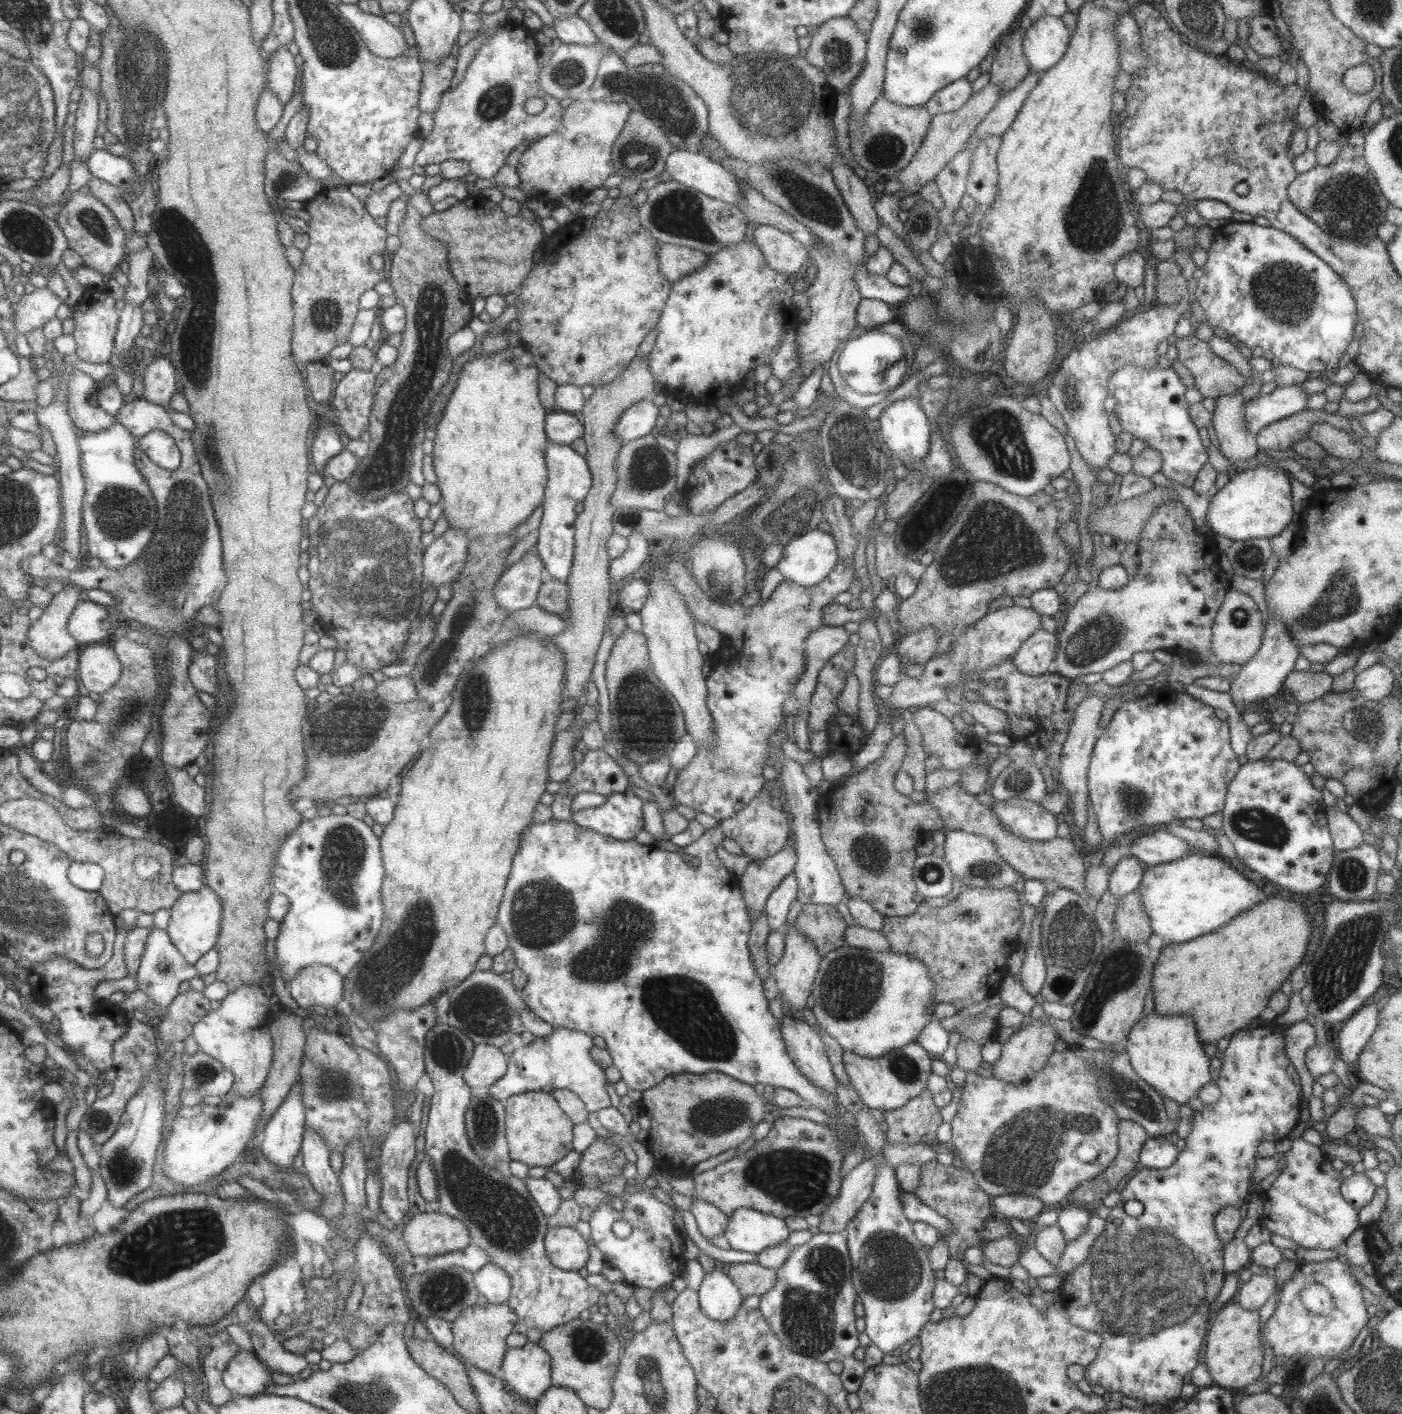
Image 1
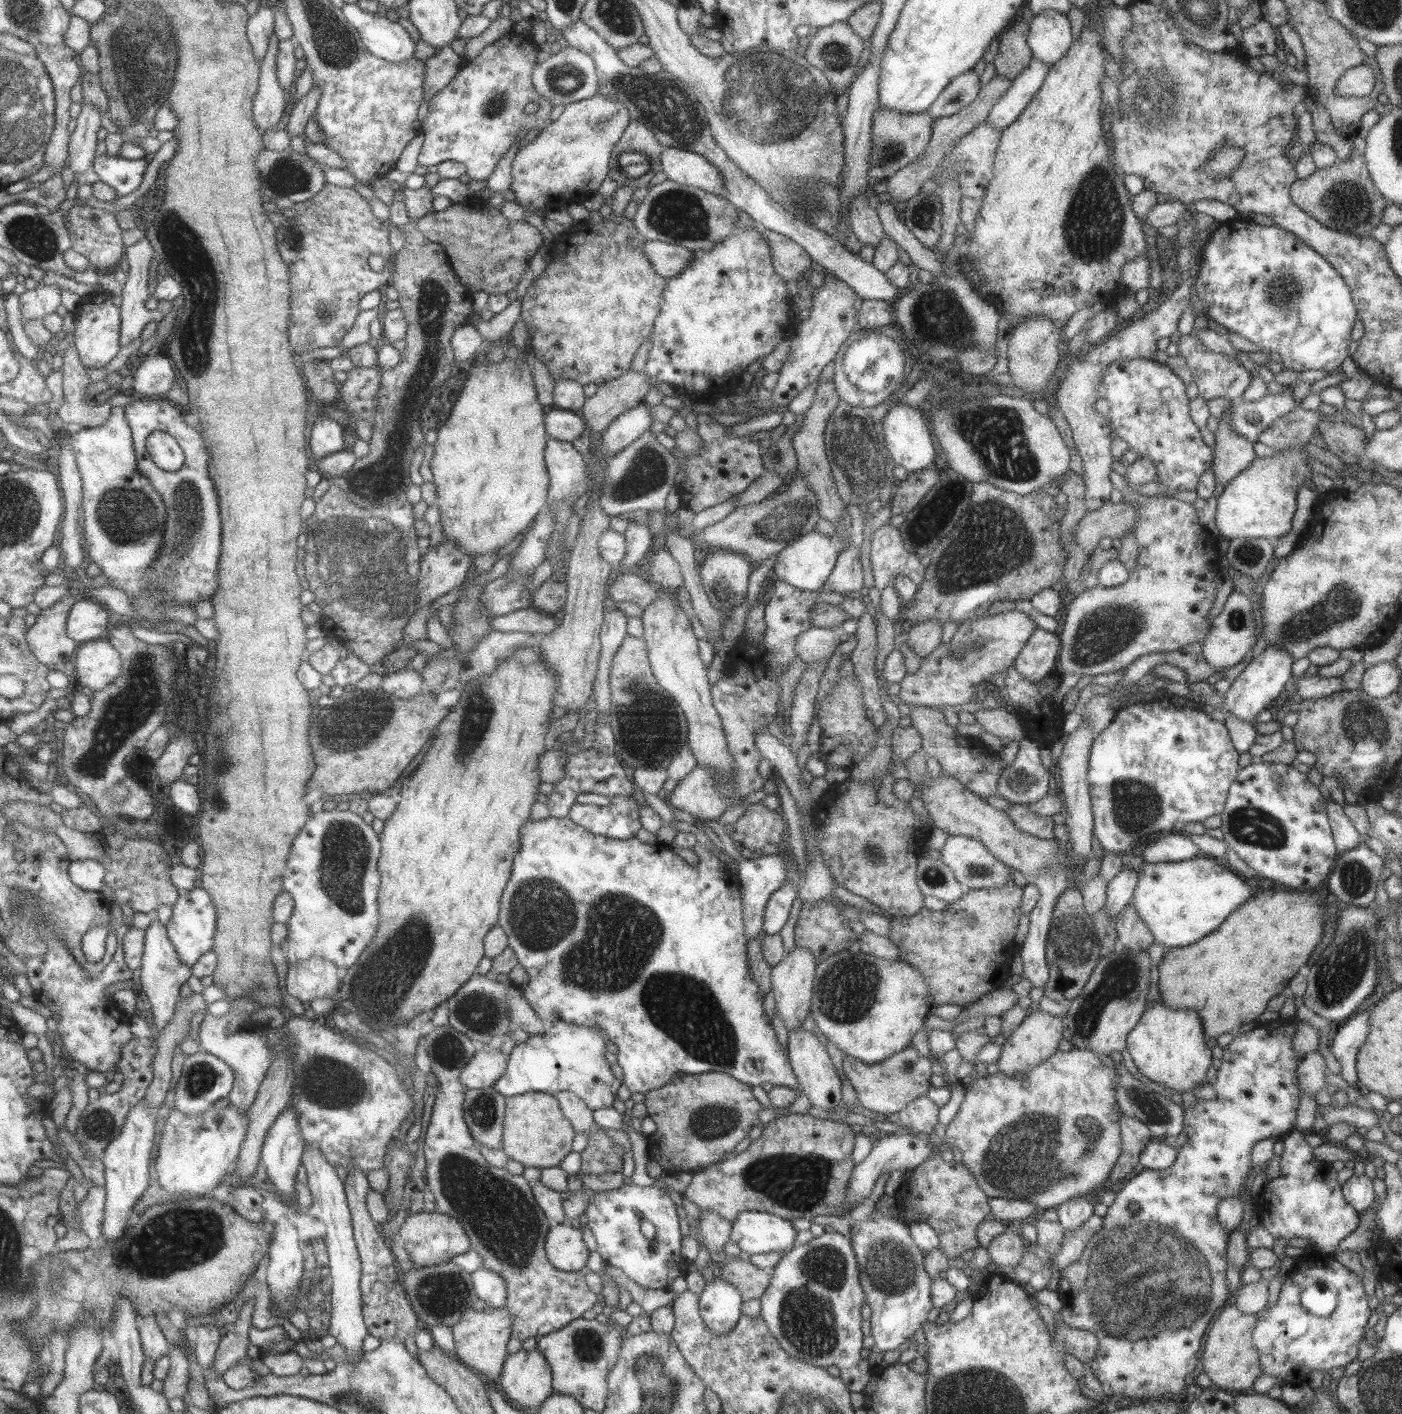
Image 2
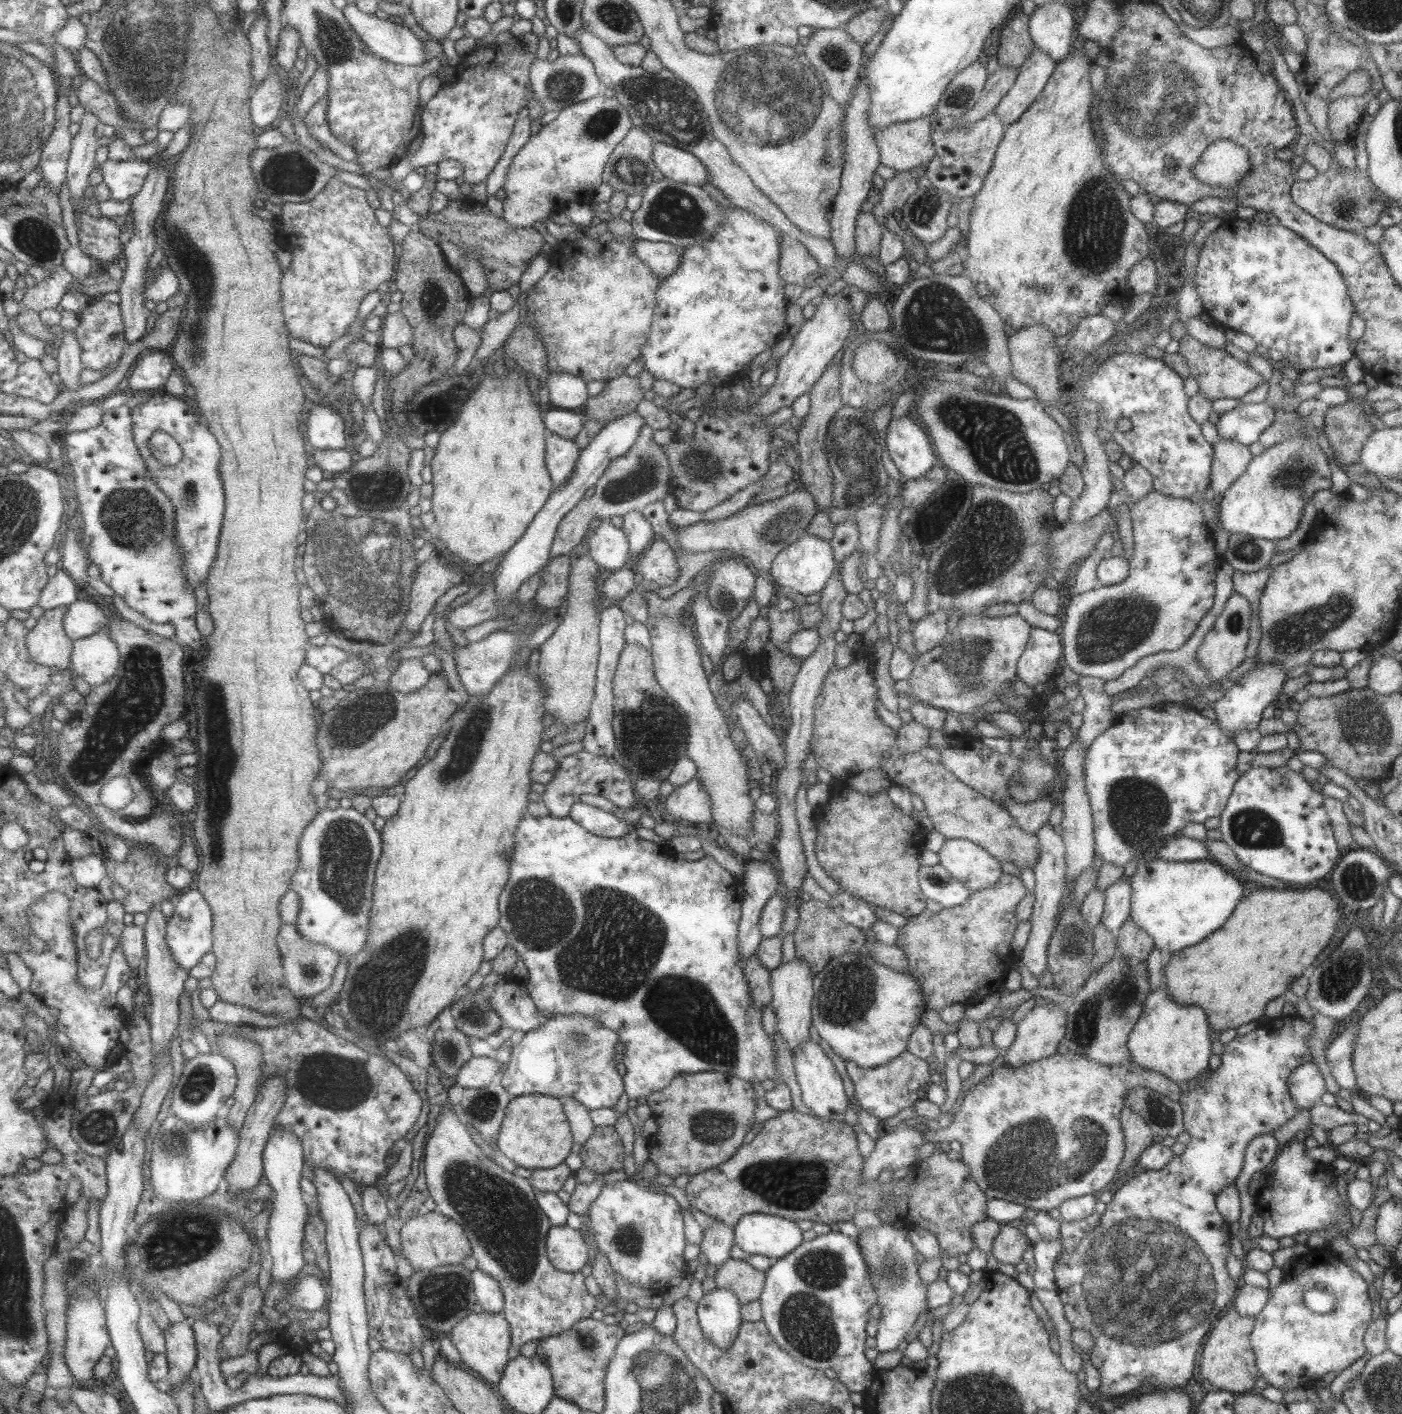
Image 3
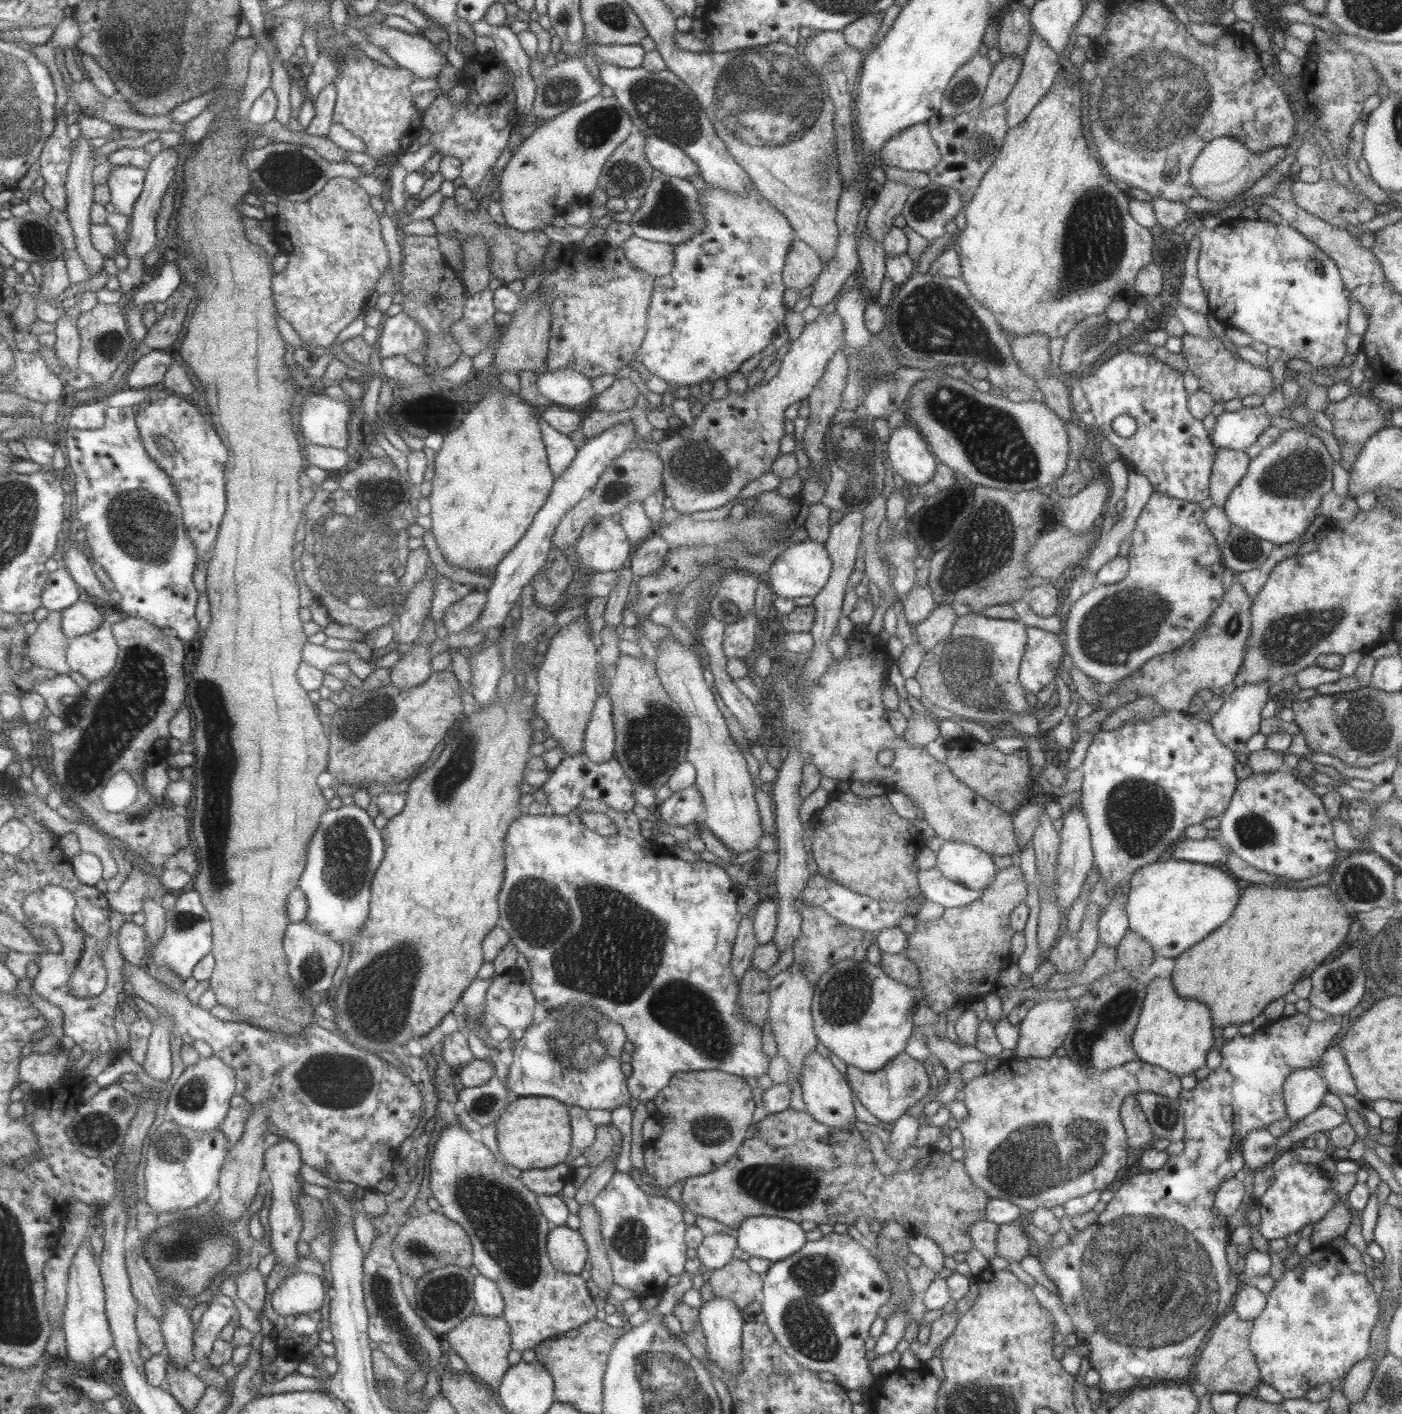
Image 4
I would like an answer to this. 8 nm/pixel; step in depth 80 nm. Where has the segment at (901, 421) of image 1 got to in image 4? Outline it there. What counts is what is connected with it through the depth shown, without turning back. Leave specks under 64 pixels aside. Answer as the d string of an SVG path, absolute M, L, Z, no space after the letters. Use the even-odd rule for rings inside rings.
M902 423L892 430L885 451L893 470L905 483L923 486L933 478L937 461L915 427Z

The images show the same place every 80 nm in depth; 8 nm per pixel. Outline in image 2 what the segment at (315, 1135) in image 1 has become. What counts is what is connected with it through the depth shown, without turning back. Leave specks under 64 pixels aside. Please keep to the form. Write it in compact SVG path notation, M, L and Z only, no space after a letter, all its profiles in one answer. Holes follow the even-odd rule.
M306 1145L302 1158L308 1174L308 1186L312 1190L314 1203L308 1207L307 1213L323 1222L326 1226L326 1245L330 1254L330 1268L332 1286L332 1323L328 1334L337 1339L337 1342L347 1347L348 1358L345 1363L354 1363L362 1355L361 1341L367 1334L366 1325L362 1317L362 1291L359 1281L362 1276L361 1260L357 1245L353 1237L353 1228L350 1223L350 1208L347 1206L347 1193L343 1180L339 1178L335 1165L323 1154L319 1145Z

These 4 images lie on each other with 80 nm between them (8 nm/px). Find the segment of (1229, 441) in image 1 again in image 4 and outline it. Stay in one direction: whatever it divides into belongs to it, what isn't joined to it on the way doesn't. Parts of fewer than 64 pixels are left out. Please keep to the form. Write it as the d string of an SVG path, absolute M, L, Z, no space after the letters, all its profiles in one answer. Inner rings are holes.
M1216 450L1209 484L1209 498L1213 505L1222 508L1229 492L1246 474L1248 464L1249 458L1244 451Z

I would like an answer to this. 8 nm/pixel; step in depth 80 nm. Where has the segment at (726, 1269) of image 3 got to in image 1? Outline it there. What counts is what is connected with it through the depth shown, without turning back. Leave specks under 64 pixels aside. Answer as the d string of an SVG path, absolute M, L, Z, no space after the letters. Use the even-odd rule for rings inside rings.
M755 1262L731 1263L726 1274L739 1289L741 1296L761 1296L775 1286L776 1271Z

